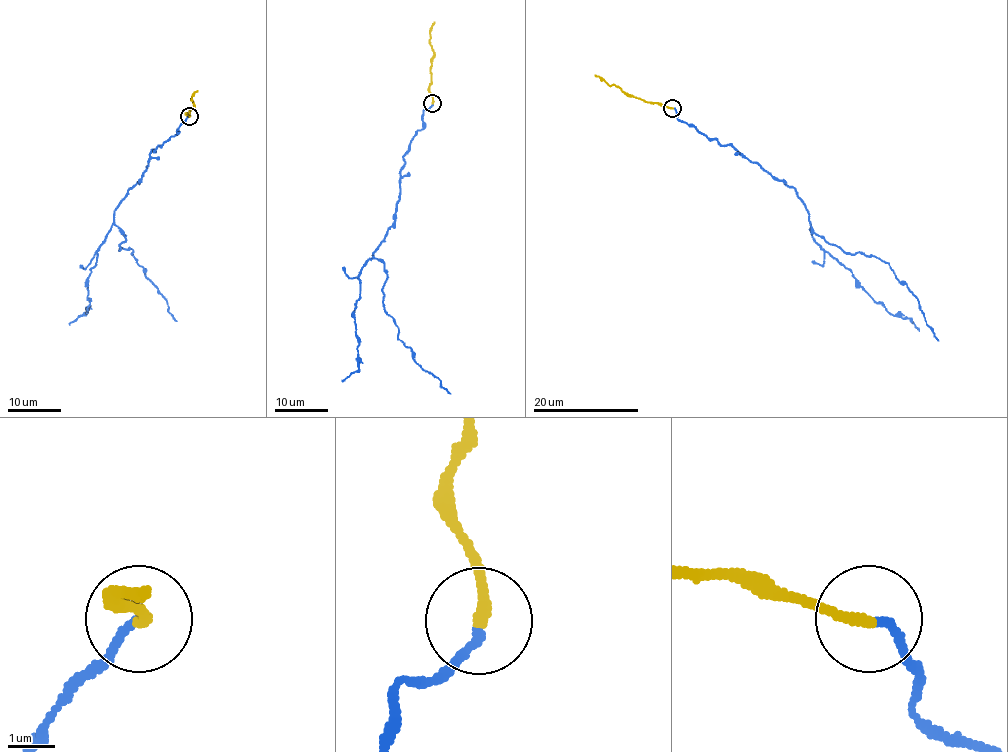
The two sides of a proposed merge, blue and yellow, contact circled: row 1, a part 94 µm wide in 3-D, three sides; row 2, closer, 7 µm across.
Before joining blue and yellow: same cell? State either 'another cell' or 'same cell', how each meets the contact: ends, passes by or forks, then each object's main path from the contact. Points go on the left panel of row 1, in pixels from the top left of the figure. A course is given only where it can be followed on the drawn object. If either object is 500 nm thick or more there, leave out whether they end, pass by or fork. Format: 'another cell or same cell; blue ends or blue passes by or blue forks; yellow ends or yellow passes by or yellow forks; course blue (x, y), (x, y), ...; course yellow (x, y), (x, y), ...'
same cell; blue ends; yellow ends; course blue (188, 115), (150, 152), (141, 178), (114, 211), (114, 224), (125, 240), (119, 249), (131, 248), (176, 321); course yellow (188, 116), (194, 103), (191, 96), (197, 90)

